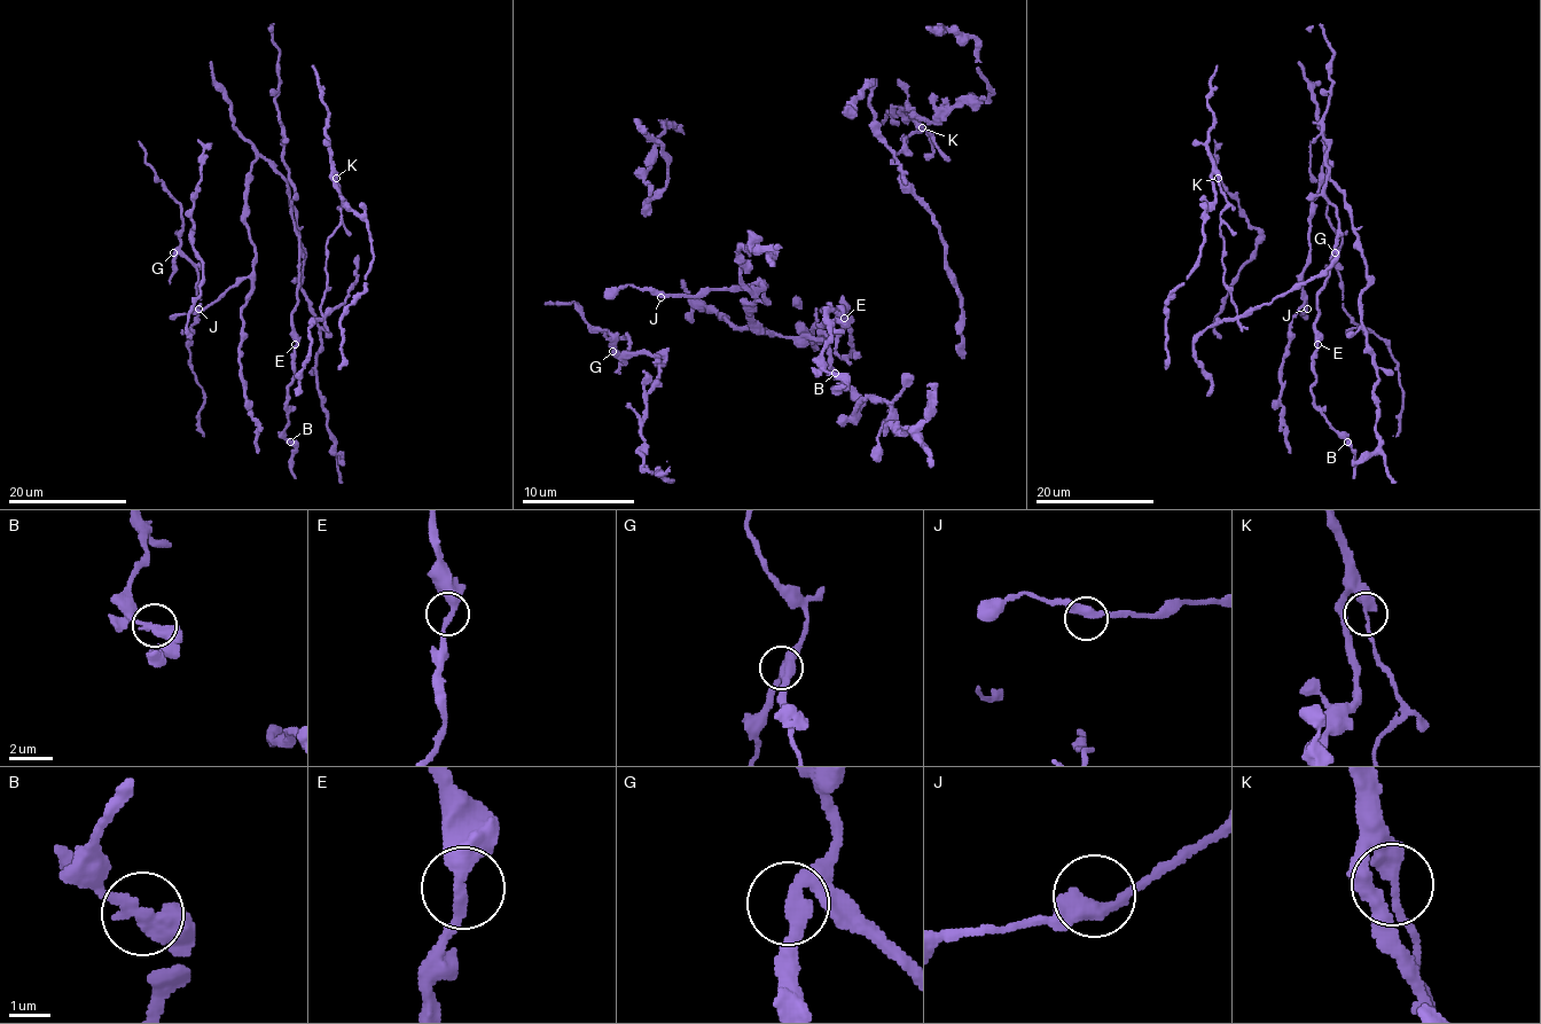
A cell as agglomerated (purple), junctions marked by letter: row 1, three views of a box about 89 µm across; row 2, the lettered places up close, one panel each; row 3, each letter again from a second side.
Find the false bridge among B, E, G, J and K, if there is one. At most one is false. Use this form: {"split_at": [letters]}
{"split_at": ["K"]}

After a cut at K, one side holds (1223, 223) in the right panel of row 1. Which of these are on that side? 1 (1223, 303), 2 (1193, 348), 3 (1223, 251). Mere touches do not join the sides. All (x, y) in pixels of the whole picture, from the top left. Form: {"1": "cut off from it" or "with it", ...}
{"1": "cut off from it", "2": "with it", "3": "with it"}

